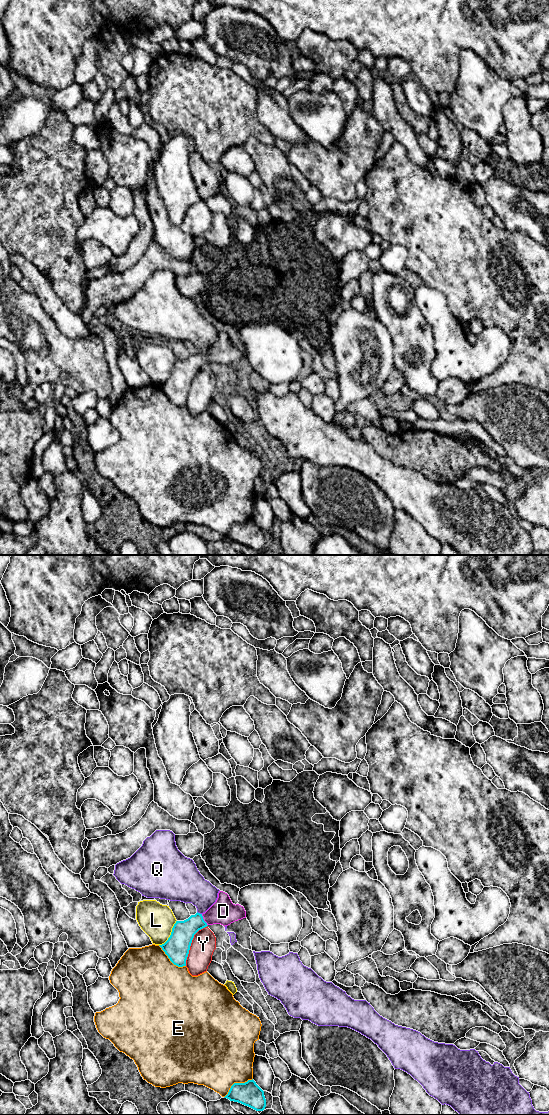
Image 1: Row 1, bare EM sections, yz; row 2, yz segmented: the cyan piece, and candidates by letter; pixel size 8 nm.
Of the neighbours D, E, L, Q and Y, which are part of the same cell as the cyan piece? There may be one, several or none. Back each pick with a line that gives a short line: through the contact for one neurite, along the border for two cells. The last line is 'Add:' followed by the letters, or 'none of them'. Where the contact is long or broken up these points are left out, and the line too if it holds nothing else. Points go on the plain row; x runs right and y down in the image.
D: yz (183, 372), (194, 363), (203, 360), (223, 351)
Add: D

